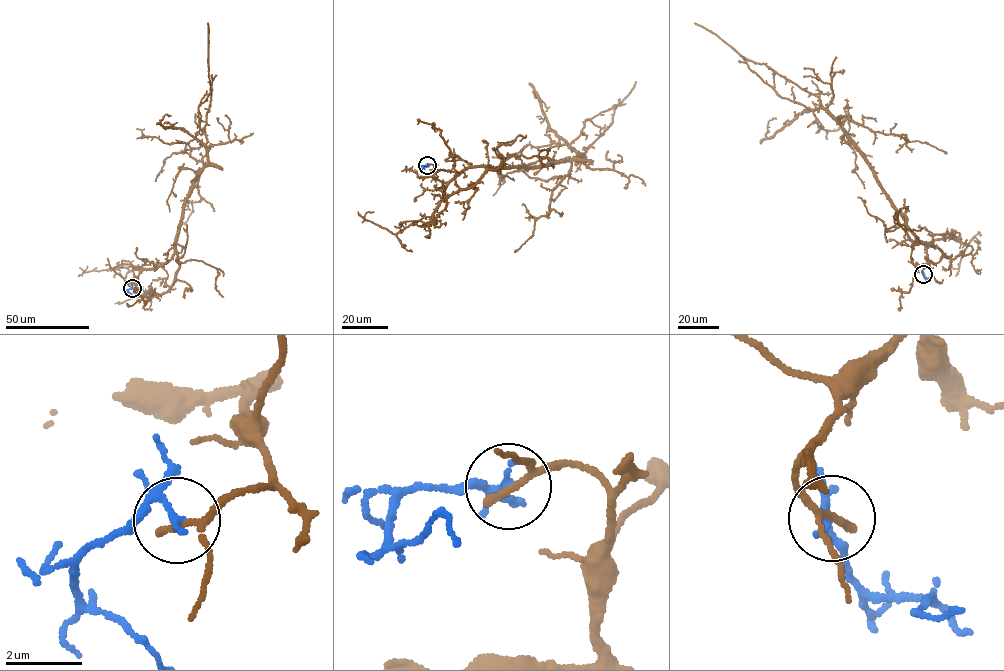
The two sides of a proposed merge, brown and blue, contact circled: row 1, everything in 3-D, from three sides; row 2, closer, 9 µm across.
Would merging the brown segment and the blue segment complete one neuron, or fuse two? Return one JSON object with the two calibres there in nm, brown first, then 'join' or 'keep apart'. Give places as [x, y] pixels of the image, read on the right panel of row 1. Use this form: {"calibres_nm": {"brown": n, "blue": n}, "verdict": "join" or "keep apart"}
{"calibres_nm": {"brown": 160, "blue": 120}, "verdict": "keep apart"}

